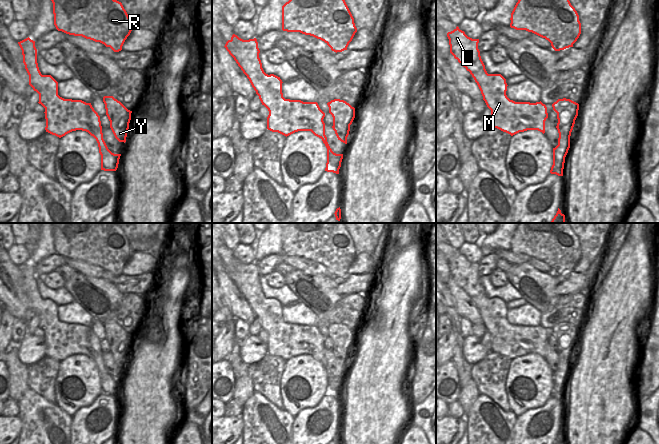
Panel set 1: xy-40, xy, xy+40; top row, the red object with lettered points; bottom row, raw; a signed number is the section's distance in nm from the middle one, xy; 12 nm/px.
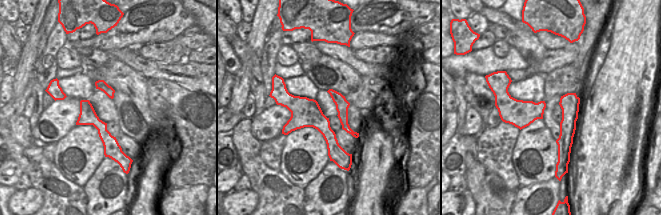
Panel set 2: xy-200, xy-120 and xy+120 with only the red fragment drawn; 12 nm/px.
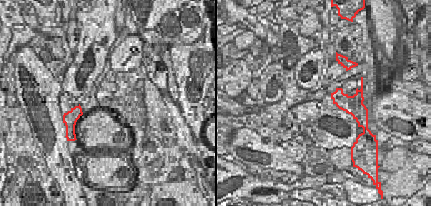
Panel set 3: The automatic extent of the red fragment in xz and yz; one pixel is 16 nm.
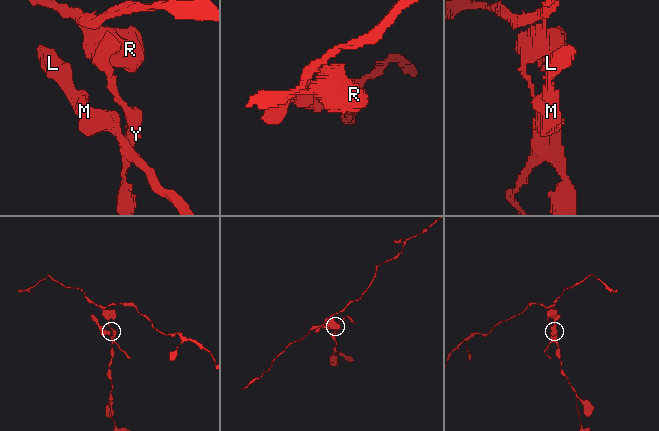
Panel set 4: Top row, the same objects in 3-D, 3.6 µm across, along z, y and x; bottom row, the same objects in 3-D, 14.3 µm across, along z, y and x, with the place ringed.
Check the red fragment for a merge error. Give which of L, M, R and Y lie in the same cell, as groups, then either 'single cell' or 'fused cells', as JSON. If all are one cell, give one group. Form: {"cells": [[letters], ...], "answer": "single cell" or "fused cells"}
{"cells": [["L", "M"], ["R", "Y"]], "answer": "fused cells"}

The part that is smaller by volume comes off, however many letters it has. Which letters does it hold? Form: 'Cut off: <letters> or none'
Cut off: L, M

